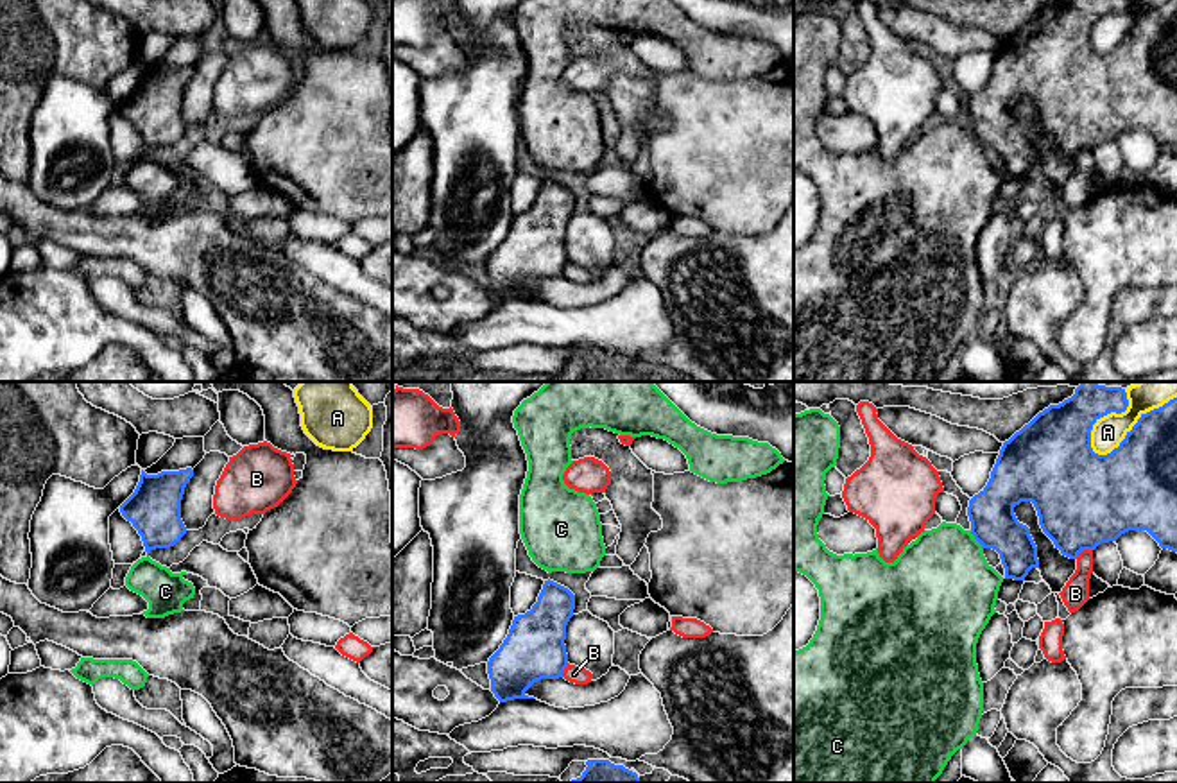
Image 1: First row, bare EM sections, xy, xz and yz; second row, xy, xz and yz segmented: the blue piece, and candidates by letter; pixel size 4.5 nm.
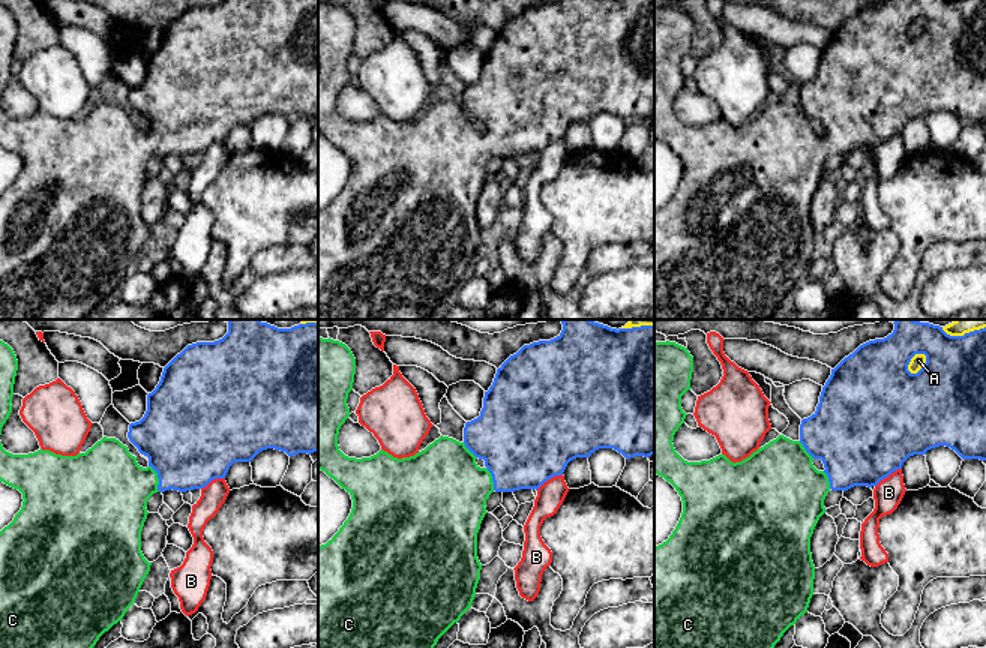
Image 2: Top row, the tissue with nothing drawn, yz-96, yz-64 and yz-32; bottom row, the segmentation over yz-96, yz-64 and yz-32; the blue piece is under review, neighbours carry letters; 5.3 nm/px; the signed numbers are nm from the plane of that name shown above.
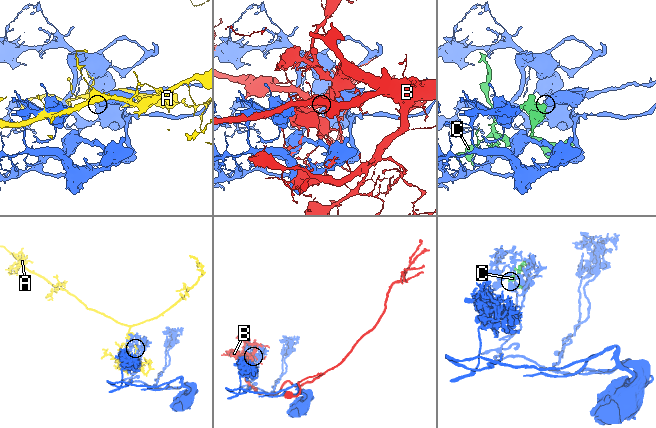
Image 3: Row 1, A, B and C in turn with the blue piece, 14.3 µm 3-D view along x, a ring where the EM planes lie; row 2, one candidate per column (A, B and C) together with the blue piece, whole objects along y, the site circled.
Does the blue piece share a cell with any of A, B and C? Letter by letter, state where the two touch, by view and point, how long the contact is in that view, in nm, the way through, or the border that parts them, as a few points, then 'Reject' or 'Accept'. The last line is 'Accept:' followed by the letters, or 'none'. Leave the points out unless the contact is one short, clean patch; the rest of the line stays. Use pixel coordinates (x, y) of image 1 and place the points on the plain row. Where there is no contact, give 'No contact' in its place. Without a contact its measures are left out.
A: Touches blue at yz (1131, 29). Shared border 420 nm. Reject
B: Touches blue at yz (1082, 147). Shared border 90 nm. Reject
C: Touches blue at yz (975, 137). Shared border 110 nm. Path across: yz (991, 111), (991, 120), (975, 137), (950, 162), (943, 181). Accept
Accept: C

